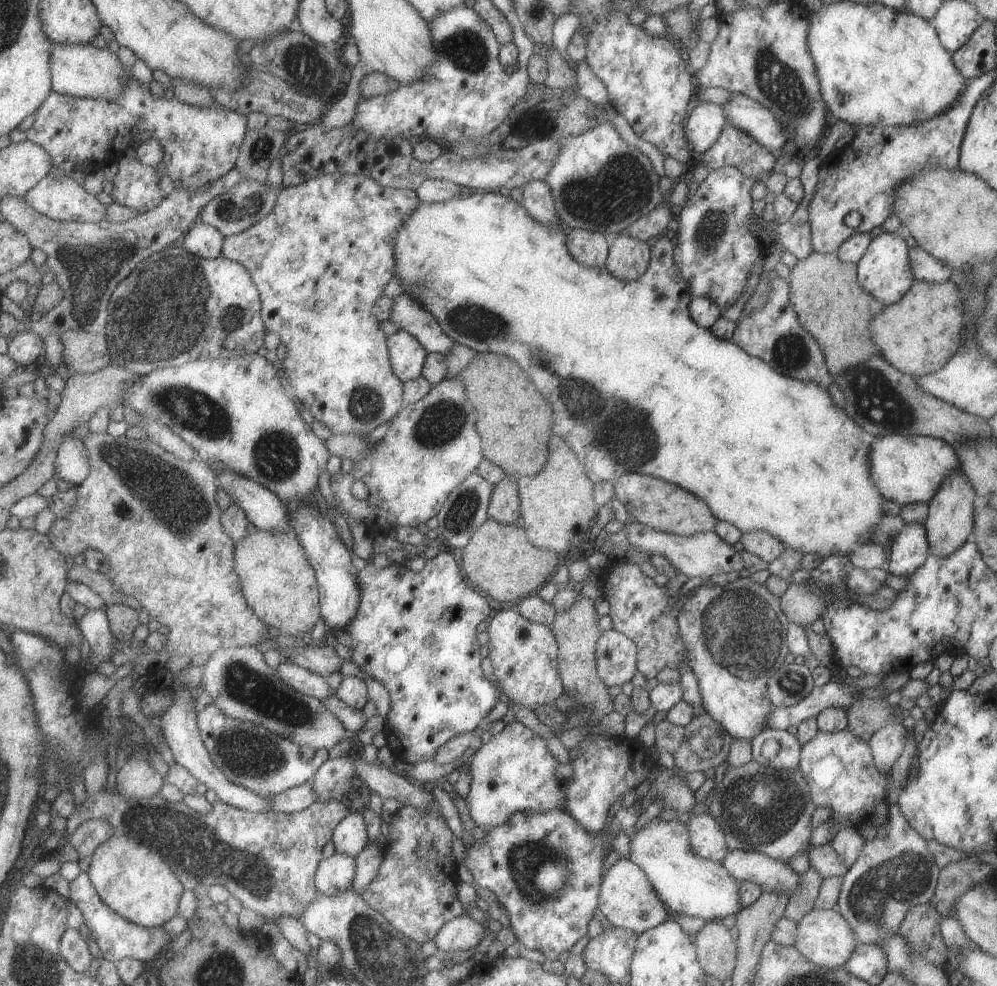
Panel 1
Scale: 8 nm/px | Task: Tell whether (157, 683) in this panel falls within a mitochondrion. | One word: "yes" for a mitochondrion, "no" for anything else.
no

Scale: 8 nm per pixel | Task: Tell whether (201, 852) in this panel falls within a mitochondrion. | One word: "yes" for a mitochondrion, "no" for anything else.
yes

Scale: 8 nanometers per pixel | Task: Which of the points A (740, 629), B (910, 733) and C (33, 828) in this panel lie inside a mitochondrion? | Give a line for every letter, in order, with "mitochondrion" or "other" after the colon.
A: mitochondrion
B: other
C: other

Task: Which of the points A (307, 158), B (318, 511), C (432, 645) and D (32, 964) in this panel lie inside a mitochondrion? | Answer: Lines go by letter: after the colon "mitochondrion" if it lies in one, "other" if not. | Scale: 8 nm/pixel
A: other
B: other
C: mitochondrion
D: mitochondrion

